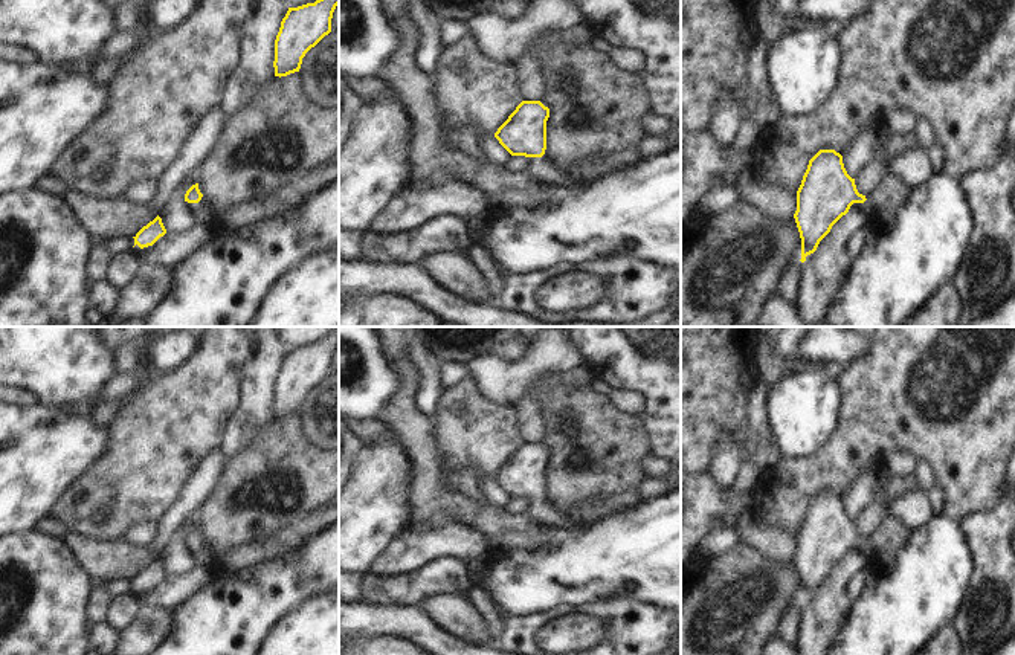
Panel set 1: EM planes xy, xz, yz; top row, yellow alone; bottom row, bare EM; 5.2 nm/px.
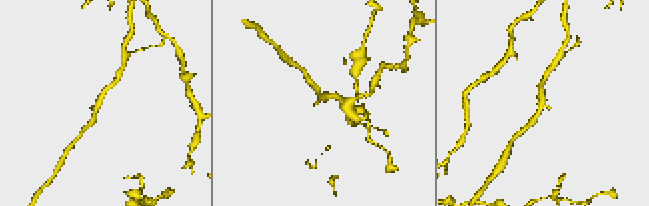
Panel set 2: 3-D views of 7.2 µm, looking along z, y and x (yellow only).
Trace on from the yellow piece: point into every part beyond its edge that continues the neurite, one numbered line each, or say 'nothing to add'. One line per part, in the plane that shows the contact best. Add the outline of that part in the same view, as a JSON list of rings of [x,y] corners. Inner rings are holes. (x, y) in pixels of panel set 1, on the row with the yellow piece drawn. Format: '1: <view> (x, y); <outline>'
1: yz (866, 208); [[[865,195],[864,203],[853,203],[850,209],[861,212],[865,218],[870,218],[876,211],[870,203],[870,195]]]

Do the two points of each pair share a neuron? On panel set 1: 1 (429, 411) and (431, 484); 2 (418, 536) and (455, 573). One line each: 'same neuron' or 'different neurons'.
1: different neurons
2: different neurons

